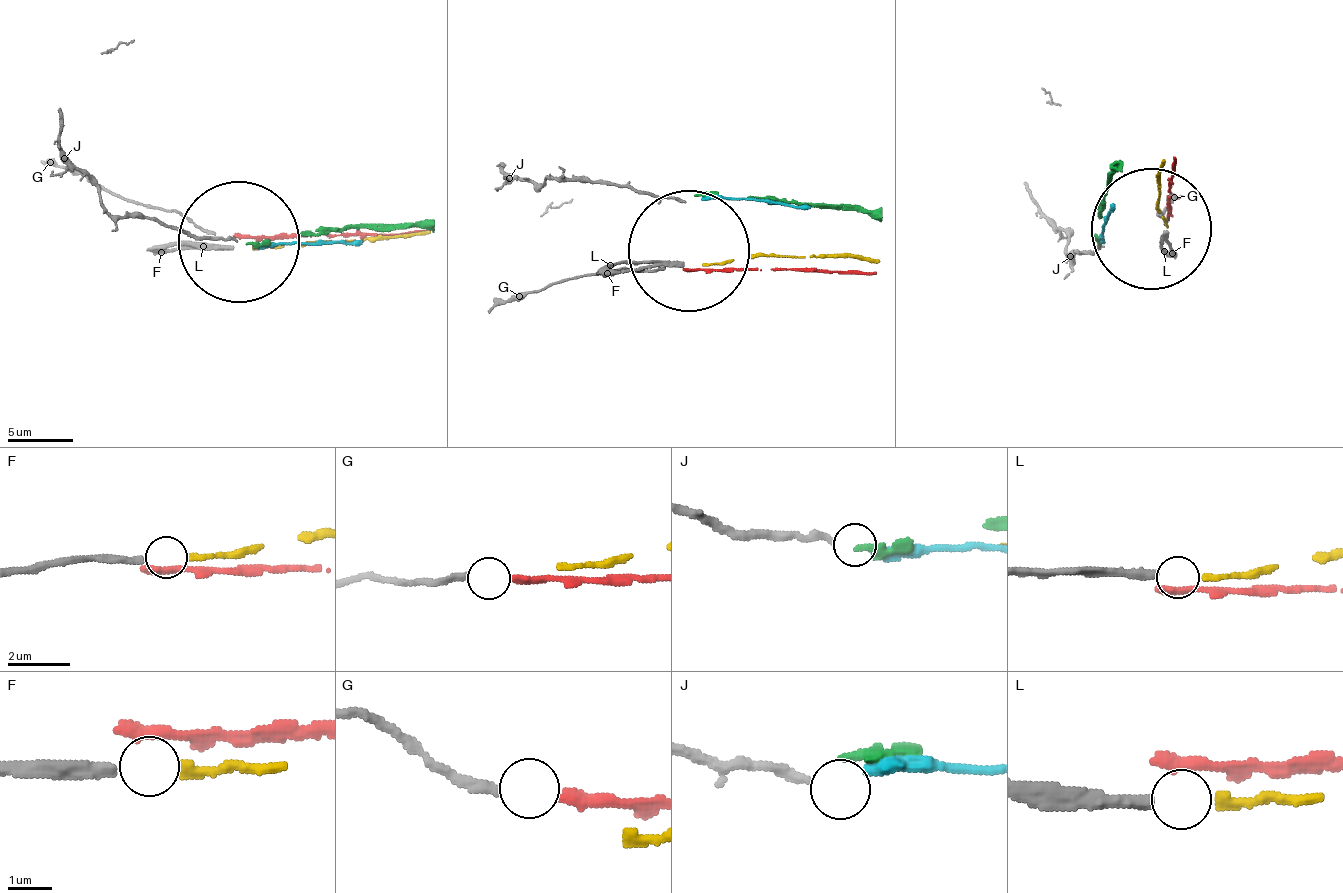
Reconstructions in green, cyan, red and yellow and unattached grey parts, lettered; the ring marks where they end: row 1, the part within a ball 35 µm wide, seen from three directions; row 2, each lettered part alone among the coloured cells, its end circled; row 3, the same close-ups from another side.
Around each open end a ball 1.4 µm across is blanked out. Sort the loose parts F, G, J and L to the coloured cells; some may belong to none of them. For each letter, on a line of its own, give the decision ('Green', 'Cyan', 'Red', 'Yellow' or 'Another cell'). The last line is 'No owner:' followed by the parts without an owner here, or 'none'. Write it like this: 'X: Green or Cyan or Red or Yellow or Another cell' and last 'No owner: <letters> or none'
F: Yellow
G: Red
J: Cyan
L: Another cell
No owner: L

